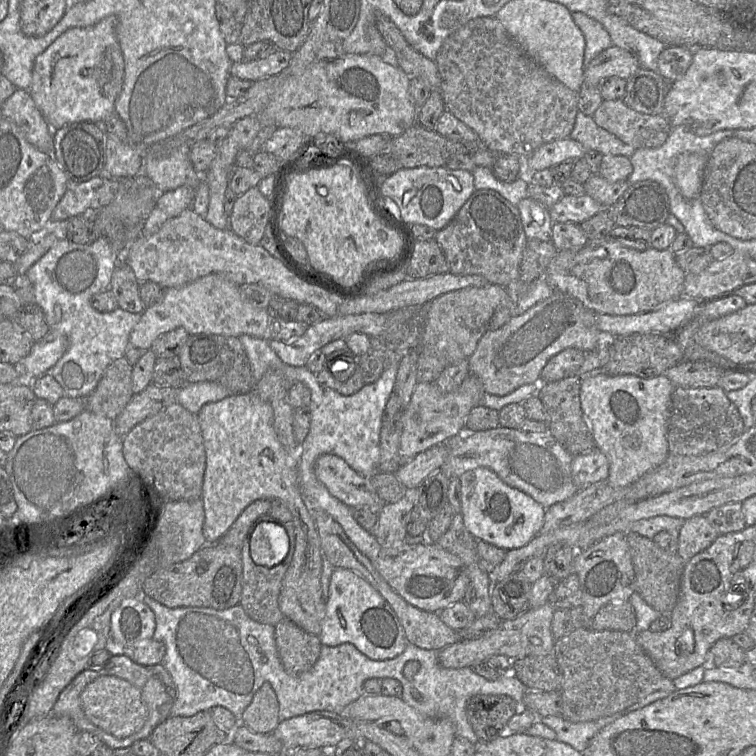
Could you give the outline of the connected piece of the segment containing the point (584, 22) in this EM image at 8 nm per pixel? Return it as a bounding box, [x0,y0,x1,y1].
[572,11,613,69]

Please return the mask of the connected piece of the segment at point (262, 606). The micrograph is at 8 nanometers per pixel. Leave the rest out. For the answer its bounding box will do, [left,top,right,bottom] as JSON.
[240,522,295,626]

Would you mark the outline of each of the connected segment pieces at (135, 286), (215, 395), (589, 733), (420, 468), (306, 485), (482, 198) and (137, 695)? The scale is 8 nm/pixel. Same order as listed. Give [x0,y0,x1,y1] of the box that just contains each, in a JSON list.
[[110,263,145,313],[177,382,230,414],[538,716,615,753],[395,442,449,488],[239,334,399,562],[434,189,527,287],[80,676,148,738]]

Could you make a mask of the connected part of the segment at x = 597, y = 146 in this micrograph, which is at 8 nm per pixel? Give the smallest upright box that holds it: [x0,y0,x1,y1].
[570,110,636,158]

